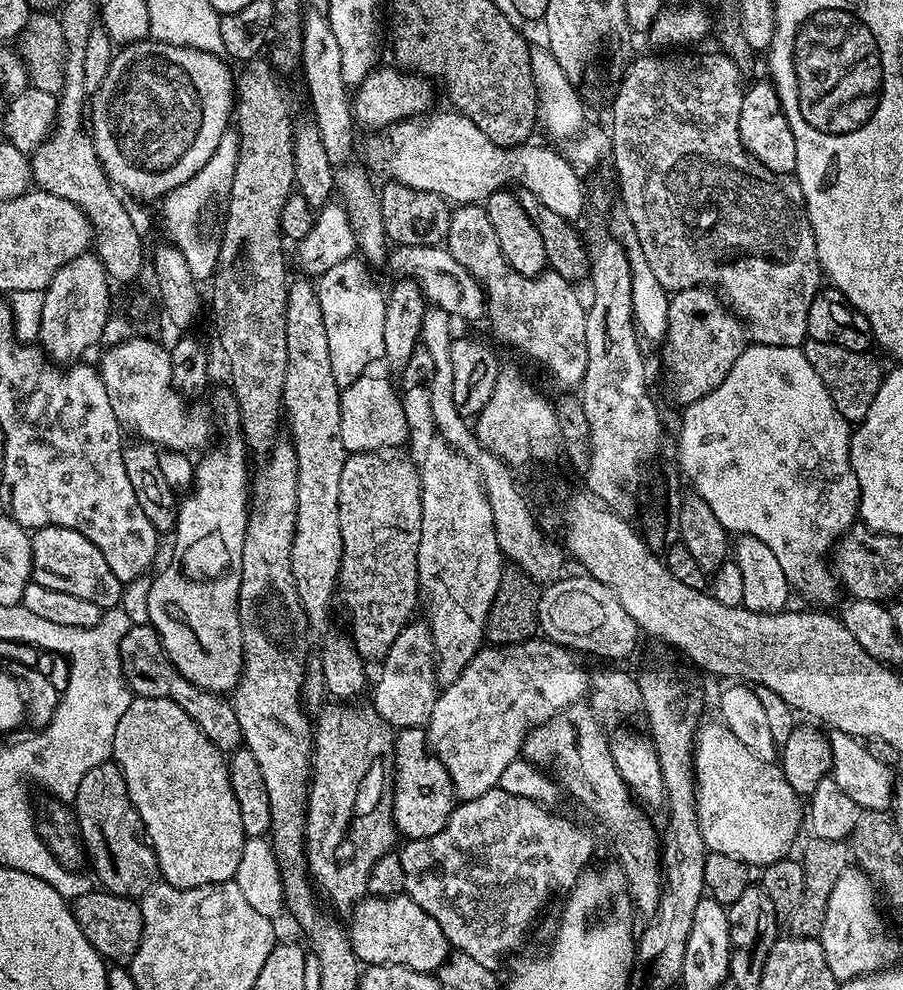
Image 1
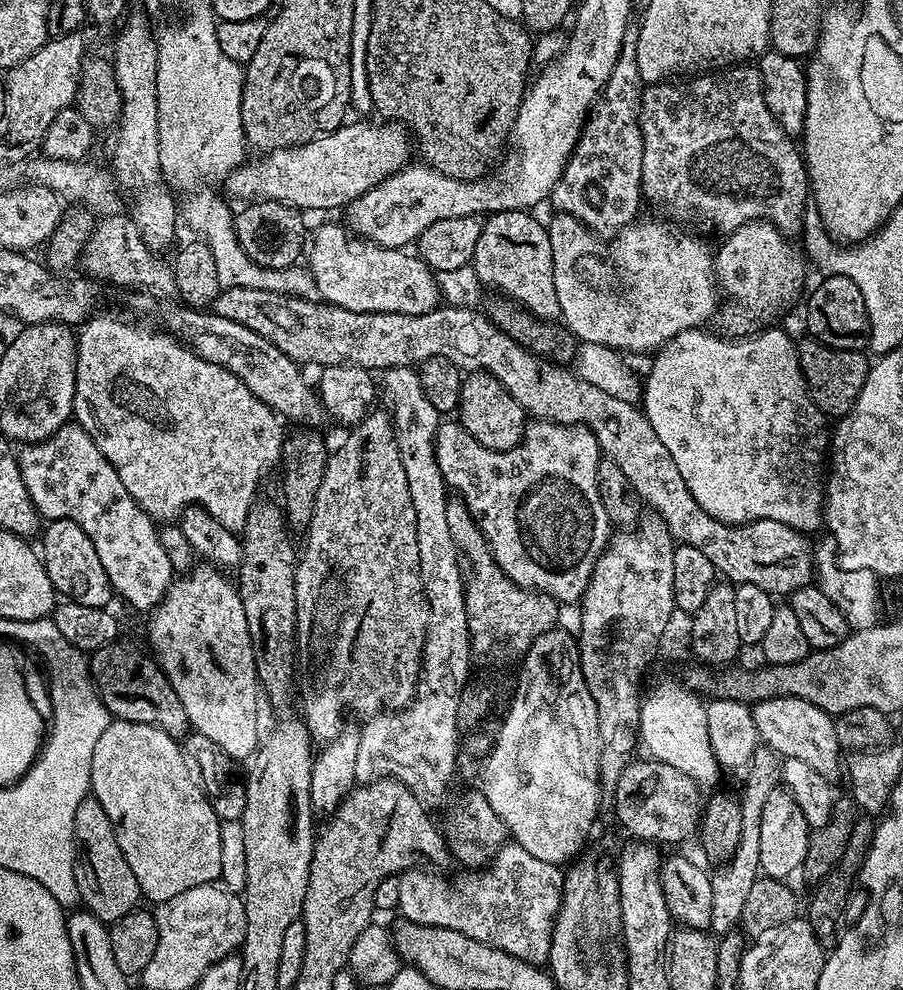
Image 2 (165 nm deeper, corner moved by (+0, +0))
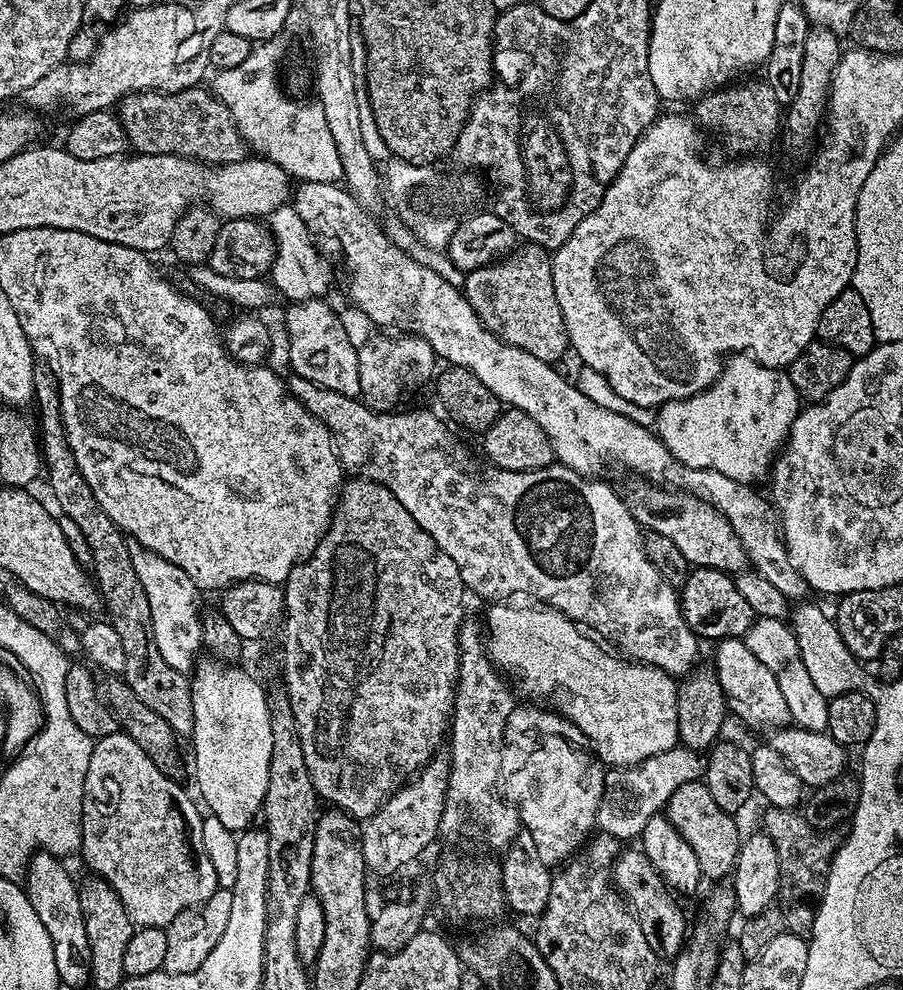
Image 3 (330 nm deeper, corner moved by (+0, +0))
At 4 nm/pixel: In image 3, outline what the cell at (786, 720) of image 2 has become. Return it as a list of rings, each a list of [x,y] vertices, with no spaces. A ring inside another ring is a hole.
[[[731,636],[715,641],[714,648],[716,677],[722,686],[727,711],[731,715],[733,712],[742,723],[749,724],[752,728],[775,730],[785,727],[790,721],[790,710],[786,710],[786,698],[782,698],[782,690],[776,681],[777,673],[762,666],[762,662],[758,662],[758,658],[750,654],[741,637]]]

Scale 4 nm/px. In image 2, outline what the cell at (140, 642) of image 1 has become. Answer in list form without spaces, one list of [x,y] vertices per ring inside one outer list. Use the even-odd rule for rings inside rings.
[[[124,638],[102,646],[90,656],[92,683],[115,719],[158,726],[166,730],[166,734],[184,738],[190,732],[186,709],[182,707],[164,669],[149,653],[148,656],[138,645],[127,644]]]

